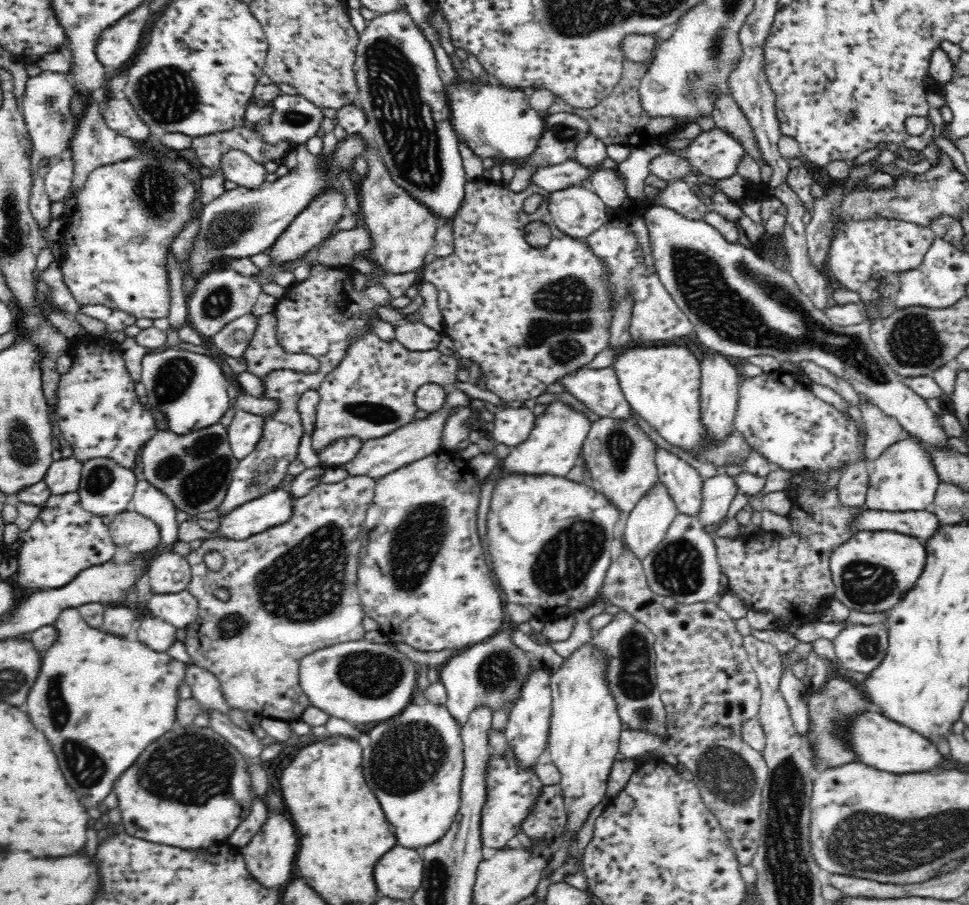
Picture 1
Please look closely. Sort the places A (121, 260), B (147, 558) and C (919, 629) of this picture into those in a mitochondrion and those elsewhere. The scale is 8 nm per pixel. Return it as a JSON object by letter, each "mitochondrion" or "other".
{"A":"other","B":"other","C":"other"}

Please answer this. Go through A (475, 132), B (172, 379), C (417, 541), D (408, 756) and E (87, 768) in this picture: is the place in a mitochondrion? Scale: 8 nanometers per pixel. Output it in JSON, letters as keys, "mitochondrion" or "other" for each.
{"A":"other","B":"mitochondrion","C":"mitochondrion","D":"mitochondrion","E":"mitochondrion"}

